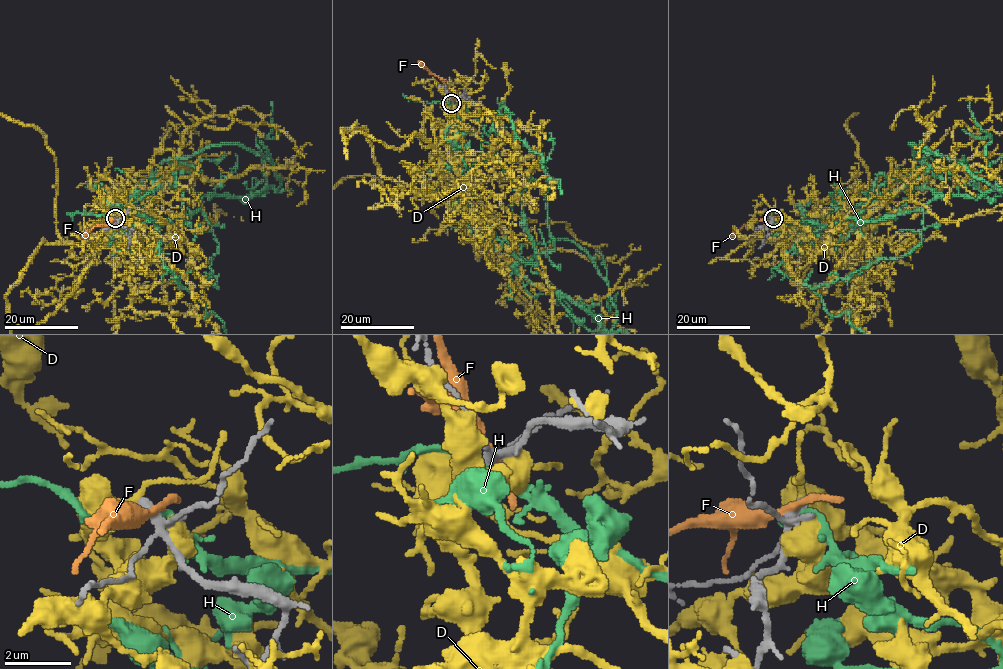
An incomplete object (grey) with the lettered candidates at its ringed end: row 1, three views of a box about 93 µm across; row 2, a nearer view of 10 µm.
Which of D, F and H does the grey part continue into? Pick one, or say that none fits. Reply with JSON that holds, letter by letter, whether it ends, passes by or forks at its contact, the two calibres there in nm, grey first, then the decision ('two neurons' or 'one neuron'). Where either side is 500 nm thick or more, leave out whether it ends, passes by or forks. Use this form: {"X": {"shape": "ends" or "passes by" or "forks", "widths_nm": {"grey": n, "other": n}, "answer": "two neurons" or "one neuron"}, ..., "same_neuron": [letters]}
{"D": {"shape": "passes by", "widths_nm": {"grey": 360, "other": 400}, "answer": "two neurons"}, "F": {"shape": "passes by", "widths_nm": {"grey": 240, "other": 220}, "answer": "two neurons"}, "H": {"shape": "passes by", "widths_nm": {"grey": 240, "other": 240}, "answer": "two neurons"}, "same_neuron": []}

